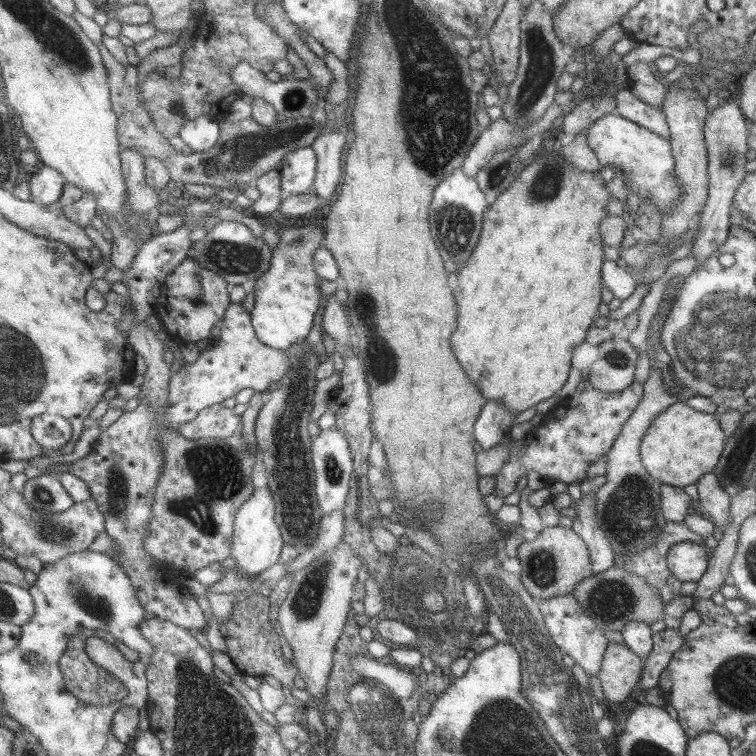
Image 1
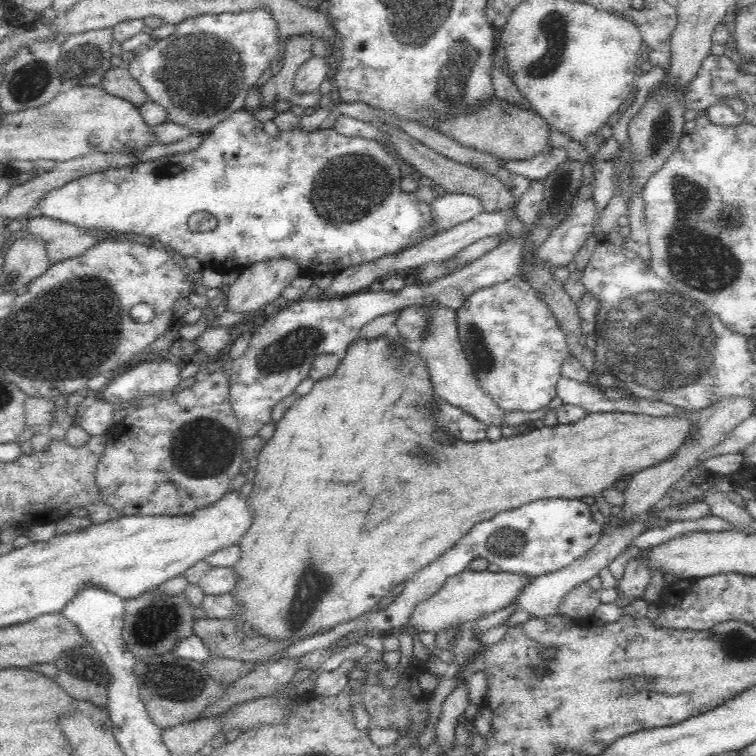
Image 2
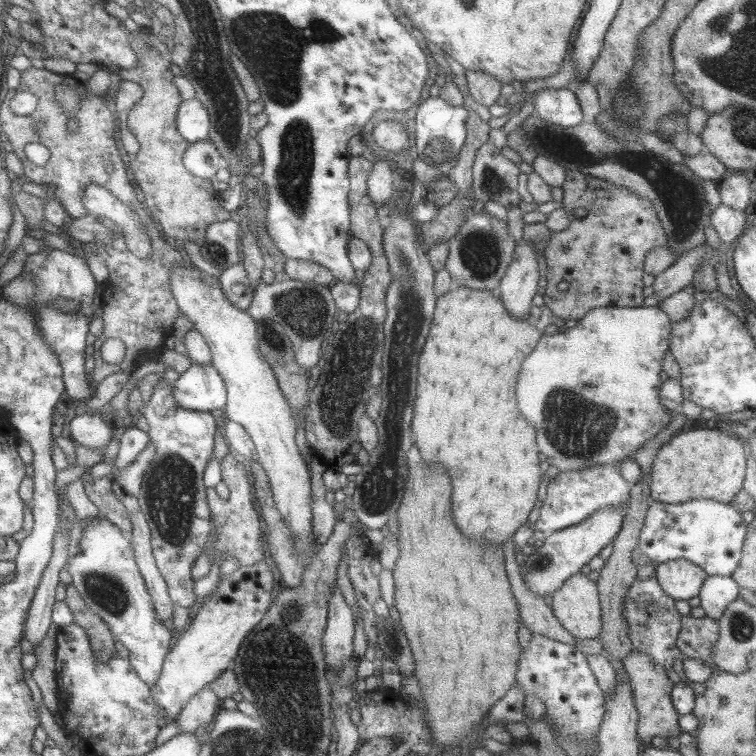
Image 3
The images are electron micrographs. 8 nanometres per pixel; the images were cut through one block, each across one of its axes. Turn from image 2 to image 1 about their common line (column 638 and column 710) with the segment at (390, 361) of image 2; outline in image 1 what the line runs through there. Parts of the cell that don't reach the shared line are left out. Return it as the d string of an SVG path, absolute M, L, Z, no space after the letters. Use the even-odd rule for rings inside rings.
M685 400L675 401L665 407L655 418L651 419L639 445L639 456L645 471L662 484L678 486L683 489L688 484L695 484L703 474L714 470L722 453L725 436L720 429L717 414L705 414L694 408L689 408Z

